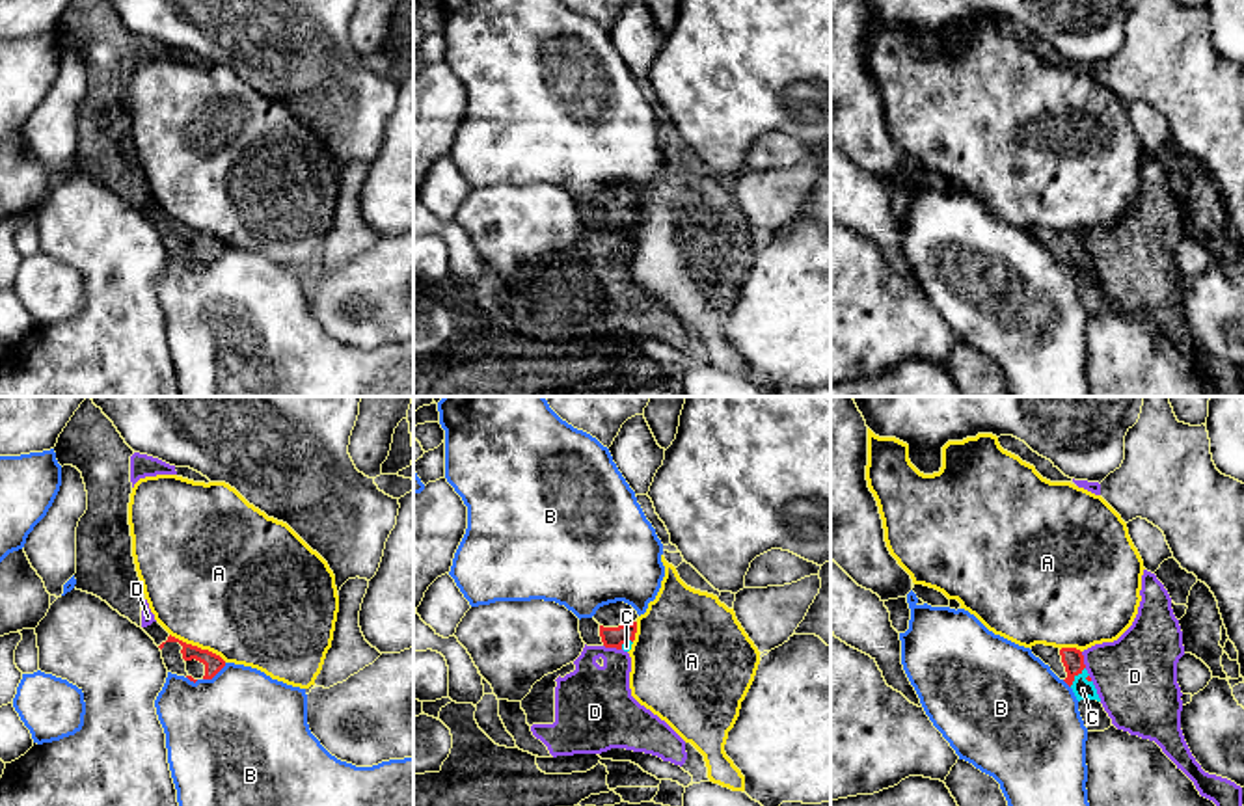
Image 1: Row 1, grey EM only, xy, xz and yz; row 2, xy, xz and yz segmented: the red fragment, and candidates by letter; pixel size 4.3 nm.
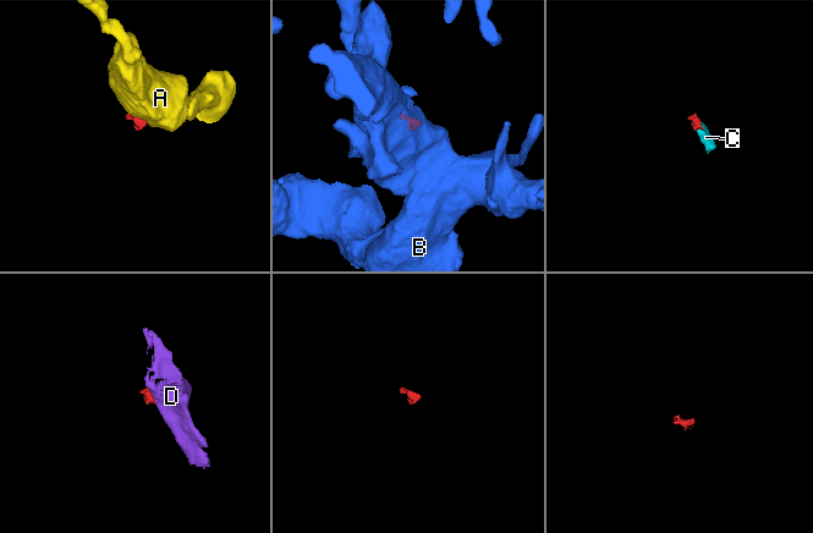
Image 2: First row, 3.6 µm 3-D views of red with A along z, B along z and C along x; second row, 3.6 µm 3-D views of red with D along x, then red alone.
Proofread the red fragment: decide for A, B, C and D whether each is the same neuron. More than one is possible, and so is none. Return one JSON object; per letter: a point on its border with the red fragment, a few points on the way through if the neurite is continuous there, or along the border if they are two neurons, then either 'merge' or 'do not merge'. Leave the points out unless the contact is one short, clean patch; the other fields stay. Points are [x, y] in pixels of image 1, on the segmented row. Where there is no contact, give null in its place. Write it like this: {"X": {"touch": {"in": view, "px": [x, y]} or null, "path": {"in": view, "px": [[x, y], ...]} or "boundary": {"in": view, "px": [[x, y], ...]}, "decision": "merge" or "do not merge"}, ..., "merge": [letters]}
{"A": {"touch": {"in": "xy", "px": [196, 646]}, "boundary": {"in": "xy", "px": [[170, 633], [207, 648], [226, 661]]}, "decision": "do not merge"}, "B": {"touch": {"in": "xy", "px": [215, 674]}, "decision": "do not merge"}, "C": {"touch": {"in": "yz", "px": [1077, 674]}, "path": {"in": "yz", "px": [[1071, 658], [1077, 674], [1082, 689]]}, "decision": "merge"}, "D": {"touch": {"in": "xz", "px": [613, 646]}, "boundary": {"in": "xz", "px": [[604, 644], [621, 650]]}, "decision": "do not merge"}, "merge": ["C"]}

